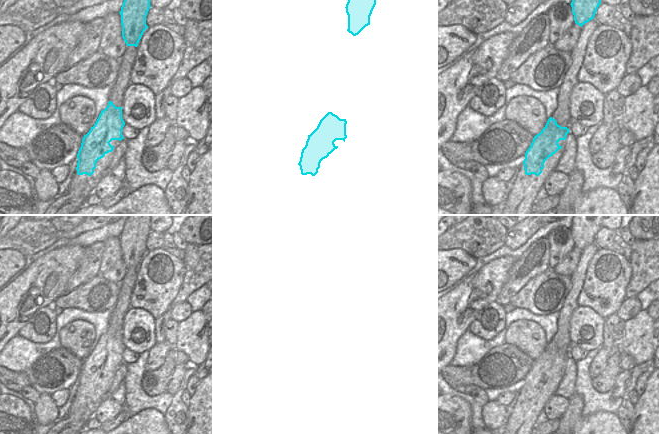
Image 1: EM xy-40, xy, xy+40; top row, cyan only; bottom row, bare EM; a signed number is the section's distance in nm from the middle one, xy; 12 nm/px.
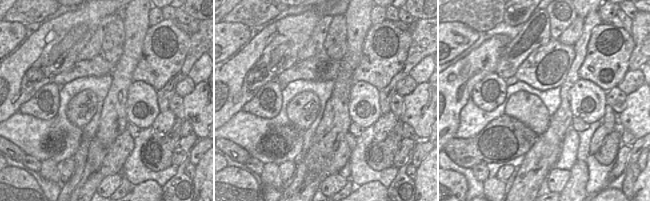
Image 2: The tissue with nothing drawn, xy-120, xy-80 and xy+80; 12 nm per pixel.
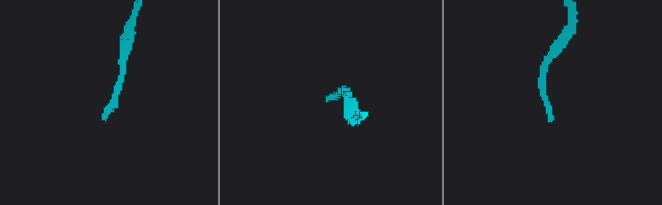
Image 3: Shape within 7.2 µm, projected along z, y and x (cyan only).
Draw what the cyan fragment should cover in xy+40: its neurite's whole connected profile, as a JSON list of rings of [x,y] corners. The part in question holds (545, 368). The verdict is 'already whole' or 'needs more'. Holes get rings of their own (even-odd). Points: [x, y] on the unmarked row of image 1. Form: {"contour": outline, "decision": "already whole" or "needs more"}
{"contour": [[[550,341],[542,355],[534,360],[525,377],[523,385],[525,398],[539,400],[542,397],[545,385],[562,372],[558,366],[566,364],[569,356],[567,351],[561,351],[555,343]]], "decision": "already whole"}

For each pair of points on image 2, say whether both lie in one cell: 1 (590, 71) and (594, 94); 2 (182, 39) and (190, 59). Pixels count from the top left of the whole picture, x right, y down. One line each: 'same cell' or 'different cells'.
1: different cells
2: different cells

